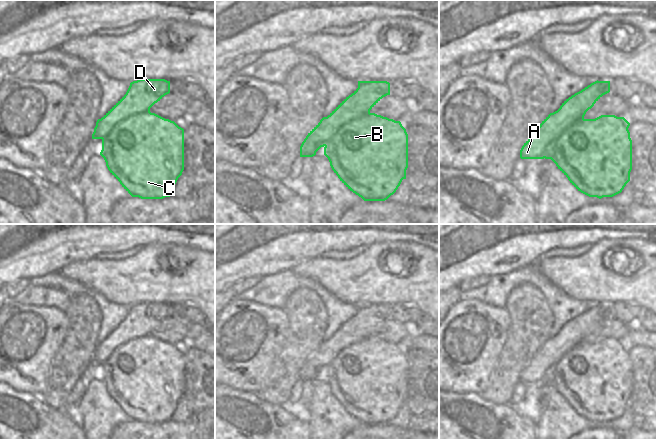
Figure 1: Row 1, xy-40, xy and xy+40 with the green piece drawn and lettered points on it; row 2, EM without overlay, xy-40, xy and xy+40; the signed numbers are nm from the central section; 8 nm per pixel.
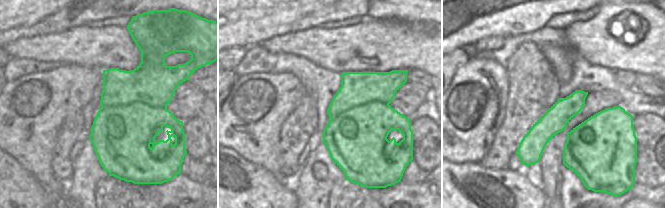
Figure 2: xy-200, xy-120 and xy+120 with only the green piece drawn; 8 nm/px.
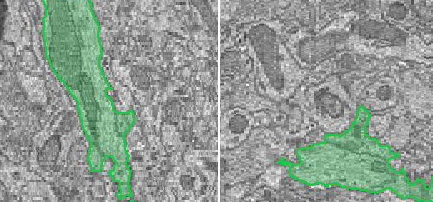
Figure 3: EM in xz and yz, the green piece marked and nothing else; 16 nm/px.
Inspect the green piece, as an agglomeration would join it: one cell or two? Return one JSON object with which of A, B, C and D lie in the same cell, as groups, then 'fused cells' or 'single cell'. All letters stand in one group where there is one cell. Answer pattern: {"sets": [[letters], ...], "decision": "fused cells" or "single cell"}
{"sets": [["A", "B", "C", "D"]], "decision": "single cell"}

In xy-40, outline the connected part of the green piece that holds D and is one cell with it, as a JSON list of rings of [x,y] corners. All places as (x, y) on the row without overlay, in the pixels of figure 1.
[[[165,303],[133,305],[126,318],[96,346],[92,363],[102,364],[100,379],[110,397],[132,421],[170,421],[184,394],[184,353],[150,336],[150,332],[169,317],[170,305]]]

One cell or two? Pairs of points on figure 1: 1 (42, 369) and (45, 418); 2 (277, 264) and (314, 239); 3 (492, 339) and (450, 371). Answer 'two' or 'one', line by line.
1: two
2: one
3: one

